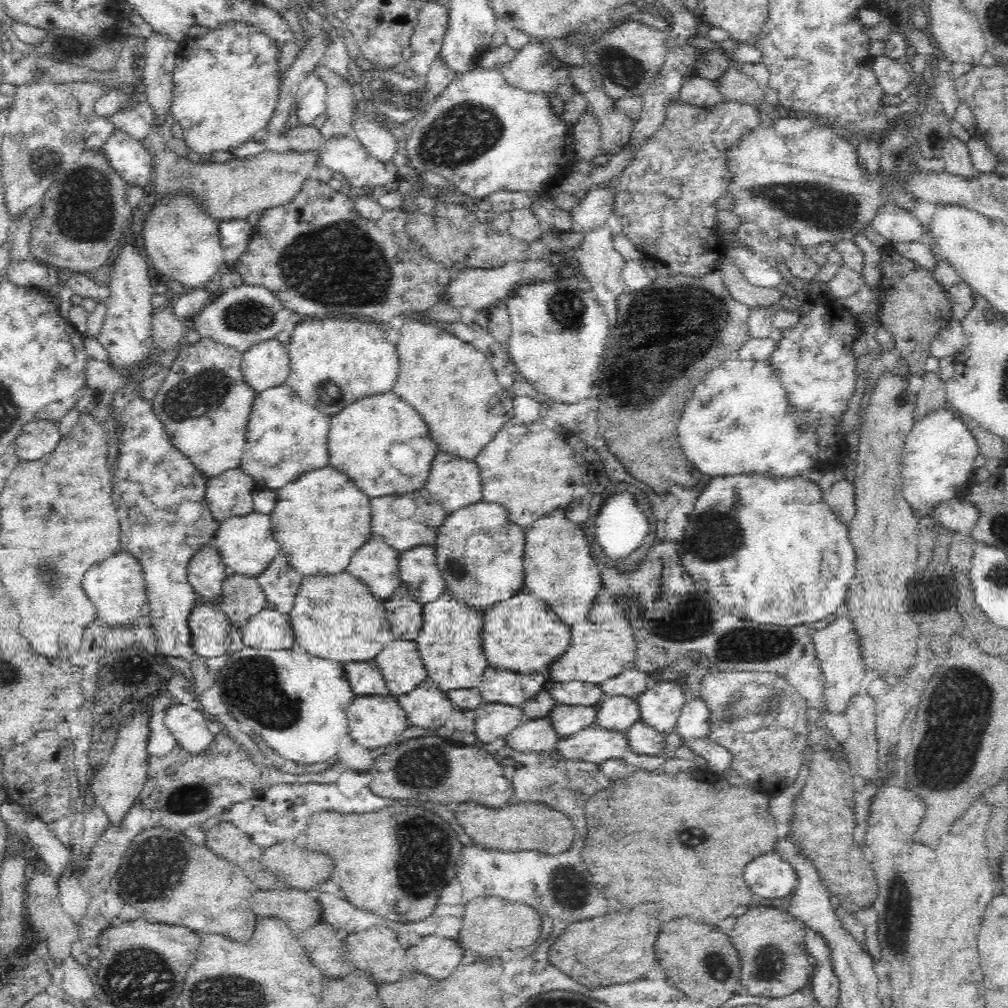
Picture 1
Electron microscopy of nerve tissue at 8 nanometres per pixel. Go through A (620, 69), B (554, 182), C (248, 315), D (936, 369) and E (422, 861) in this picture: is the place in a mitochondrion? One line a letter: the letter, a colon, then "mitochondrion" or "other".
A: mitochondrion
B: other
C: mitochondrion
D: other
E: mitochondrion

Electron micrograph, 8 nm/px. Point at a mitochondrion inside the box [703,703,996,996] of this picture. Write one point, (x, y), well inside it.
(899, 914)

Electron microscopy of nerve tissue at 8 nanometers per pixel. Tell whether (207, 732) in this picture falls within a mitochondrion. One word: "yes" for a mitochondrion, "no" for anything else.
no

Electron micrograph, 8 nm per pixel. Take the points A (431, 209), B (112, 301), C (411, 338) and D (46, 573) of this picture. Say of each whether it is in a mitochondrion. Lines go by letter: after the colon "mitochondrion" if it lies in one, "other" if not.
A: other
B: other
C: other
D: mitochondrion

